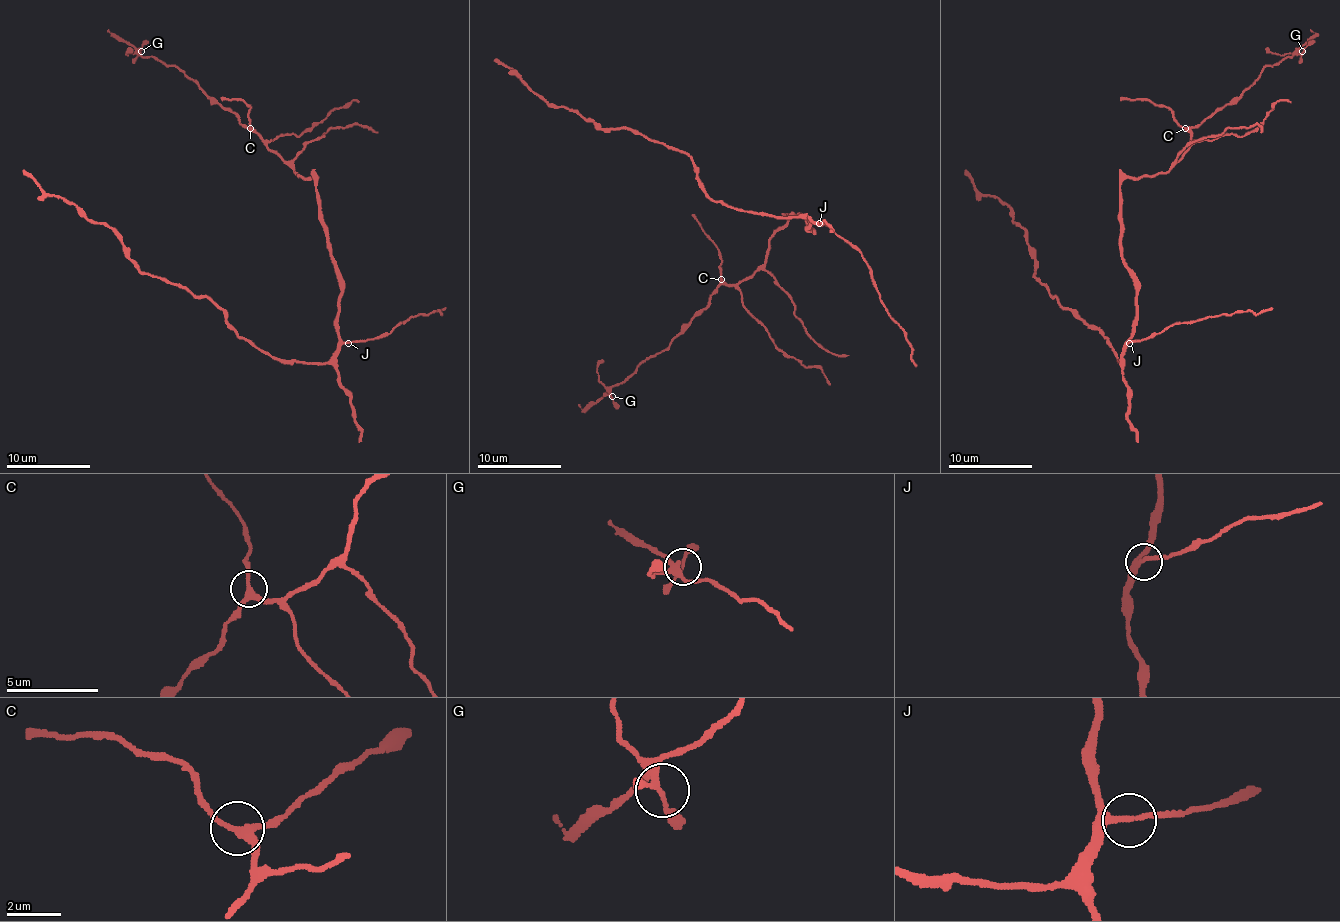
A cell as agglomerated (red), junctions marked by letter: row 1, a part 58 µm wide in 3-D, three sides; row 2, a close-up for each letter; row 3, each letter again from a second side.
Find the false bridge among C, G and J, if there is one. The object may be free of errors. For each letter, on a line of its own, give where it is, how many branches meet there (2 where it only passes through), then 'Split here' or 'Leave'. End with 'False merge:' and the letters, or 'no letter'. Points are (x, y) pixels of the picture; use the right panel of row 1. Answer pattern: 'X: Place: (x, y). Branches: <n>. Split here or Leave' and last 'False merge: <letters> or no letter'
C: Place: (1185, 128). Branches: 3. Leave
G: Place: (1302, 51). Branches: 3. Leave
J: Place: (1129, 343). Branches: 3. Leave
False merge: no letter

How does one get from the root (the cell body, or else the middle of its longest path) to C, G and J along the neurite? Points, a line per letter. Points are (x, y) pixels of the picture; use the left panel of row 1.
C: (337, 314), (342, 276), (331, 257), (321, 199), (314, 186), (317, 178), (298, 176), (250, 128)
G: (337, 314), (342, 276), (331, 257), (317, 178), (298, 176), (195, 82), (172, 65), (143, 57), (141, 51)
J: (337, 314), (337, 335), (348, 343)

